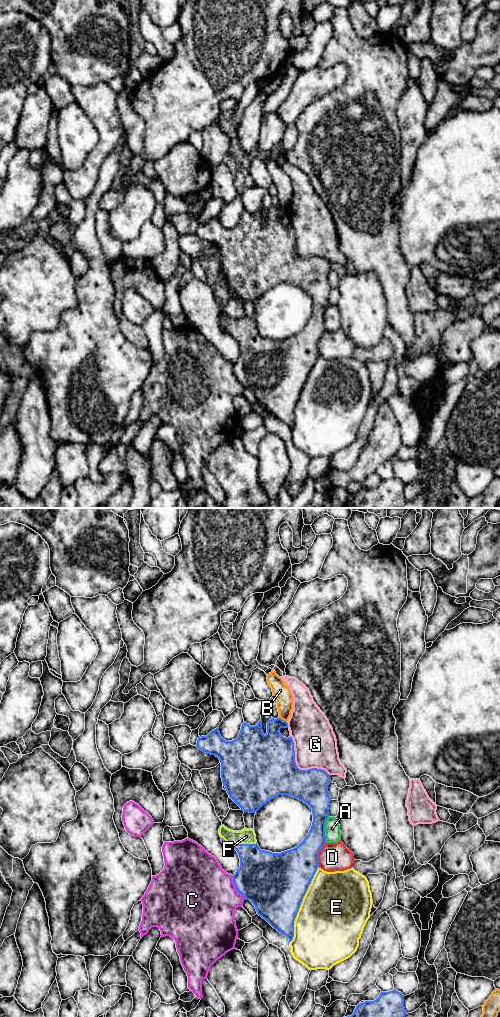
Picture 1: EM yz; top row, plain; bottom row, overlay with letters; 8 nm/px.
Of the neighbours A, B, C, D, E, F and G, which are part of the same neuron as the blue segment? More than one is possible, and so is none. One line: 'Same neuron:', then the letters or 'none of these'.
Same neuron: F

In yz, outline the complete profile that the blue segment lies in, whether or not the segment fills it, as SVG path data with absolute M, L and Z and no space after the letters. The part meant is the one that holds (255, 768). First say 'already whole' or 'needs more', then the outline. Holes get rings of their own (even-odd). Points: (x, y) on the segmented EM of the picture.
needs more; M280 717L268 721L265 735L261 719L255 726L244 722L238 737L226 741L217 727L207 736L199 737L196 747L219 758L223 785L229 797L244 812L257 812L264 804L279 795L290 795L312 809L313 822L308 835L297 847L281 853L261 850L254 829L233 831L224 825L219 828L220 837L237 851L240 858L240 867L233 875L238 893L244 900L250 900L257 914L291 942L294 937L295 918L319 867L318 853L326 844L325 824L329 817L331 798L328 786L331 780L325 770L300 770L297 767L293 739L283 737L279 732L281 728L288 728L288 723Z

